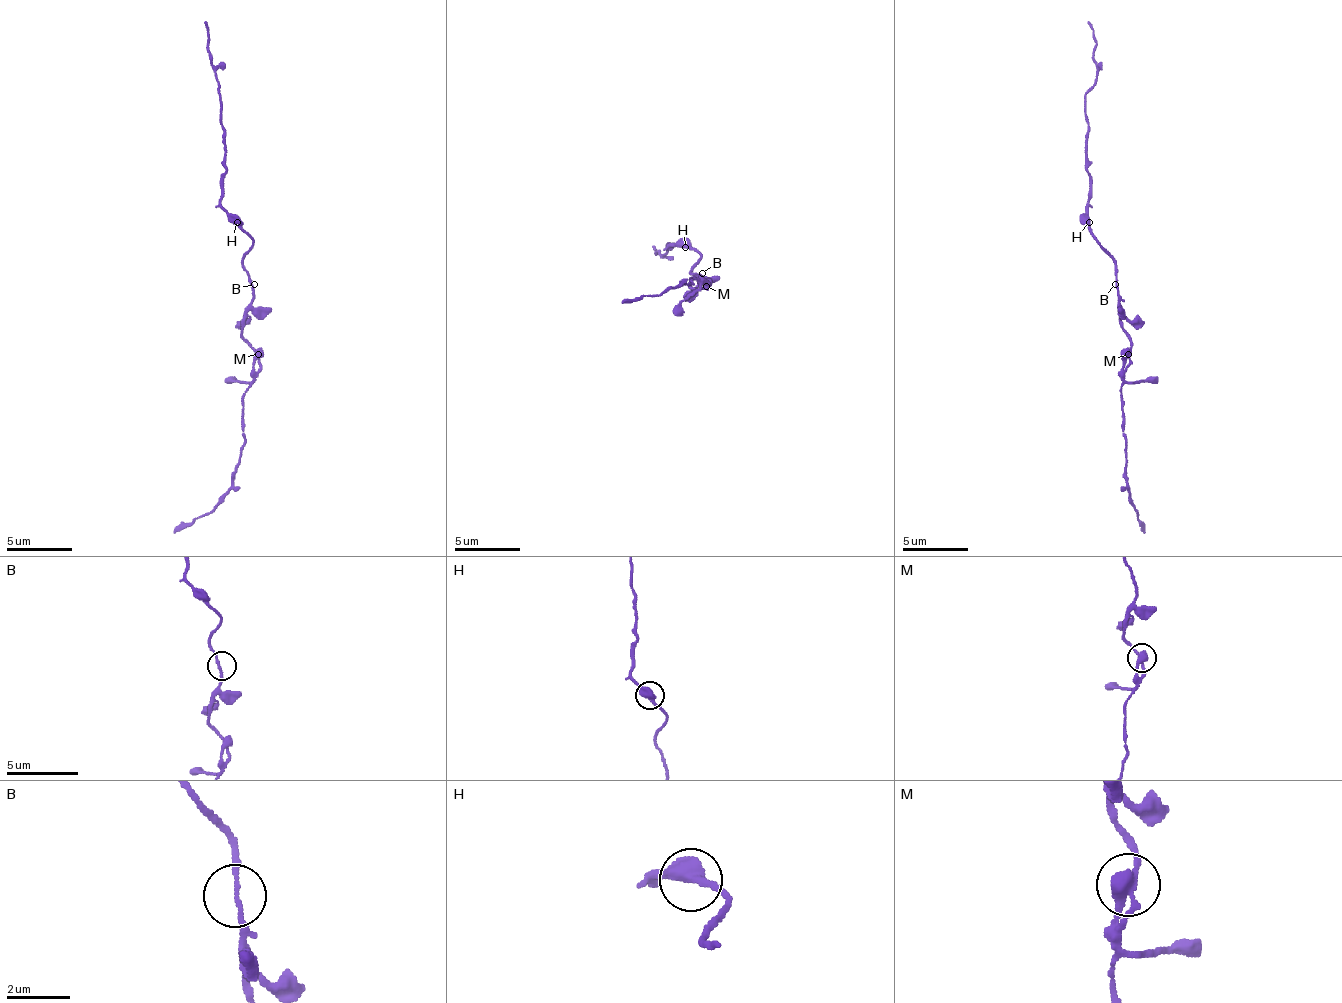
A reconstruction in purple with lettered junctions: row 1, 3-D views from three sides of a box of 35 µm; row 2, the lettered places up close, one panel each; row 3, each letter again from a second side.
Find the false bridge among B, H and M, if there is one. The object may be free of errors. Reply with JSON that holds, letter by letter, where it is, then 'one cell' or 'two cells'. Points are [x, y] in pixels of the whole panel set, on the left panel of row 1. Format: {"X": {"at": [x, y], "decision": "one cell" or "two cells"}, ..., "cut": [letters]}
{"B": {"at": [254, 284], "decision": "one cell"}, "H": {"at": [237, 222], "decision": "one cell"}, "M": {"at": [258, 354], "decision": "one cell"}, "cut": []}

